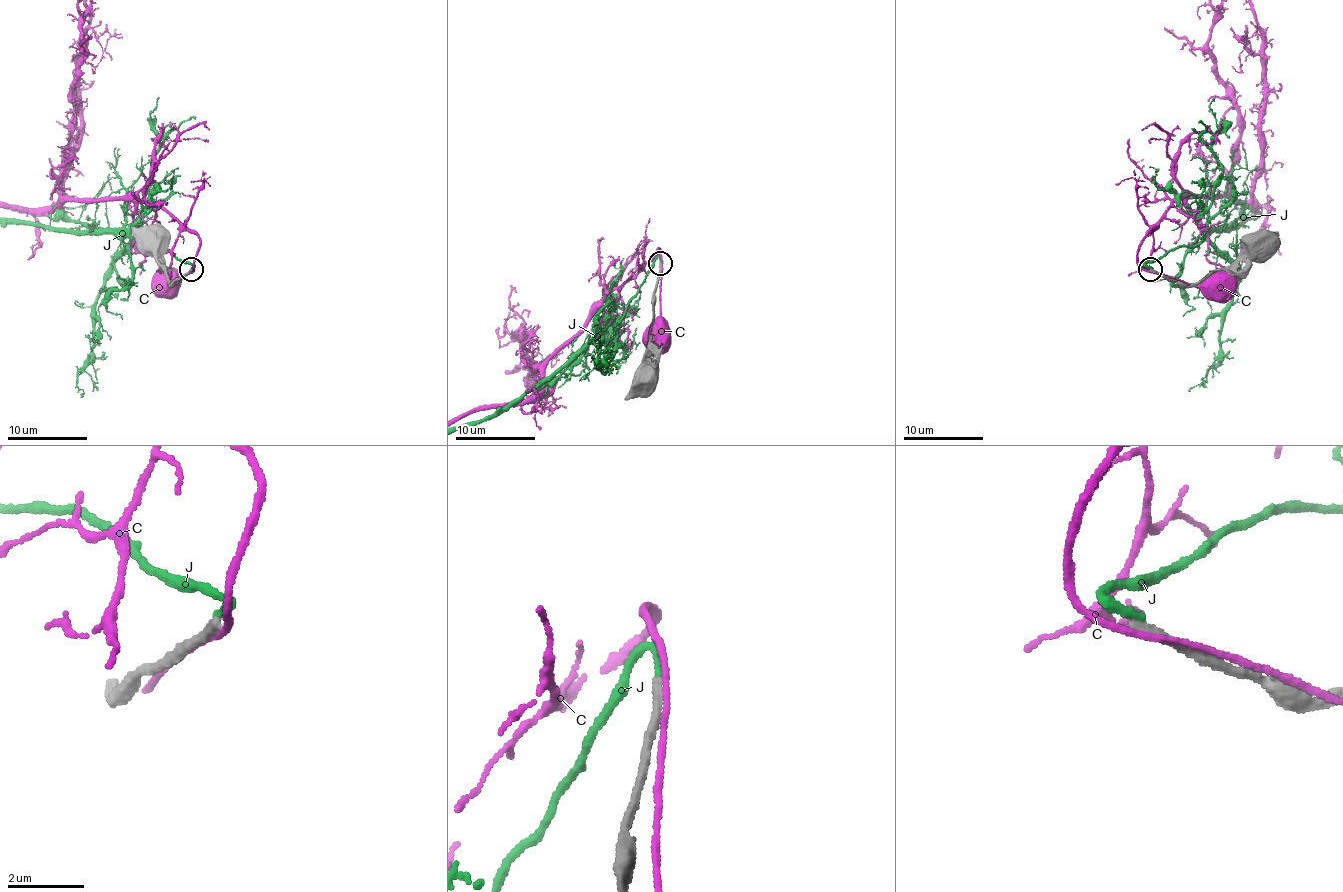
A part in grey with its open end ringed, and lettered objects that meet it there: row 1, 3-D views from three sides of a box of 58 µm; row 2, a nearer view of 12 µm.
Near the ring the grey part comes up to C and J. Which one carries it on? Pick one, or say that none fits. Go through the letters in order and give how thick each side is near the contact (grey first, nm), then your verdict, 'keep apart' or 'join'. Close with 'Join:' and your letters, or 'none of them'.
C: 280 nm thick on the grey side, 150 nm on the other; keep apart
J: 240 nm thick on the grey side, 200 nm on the other; keep apart
Join: none of them

